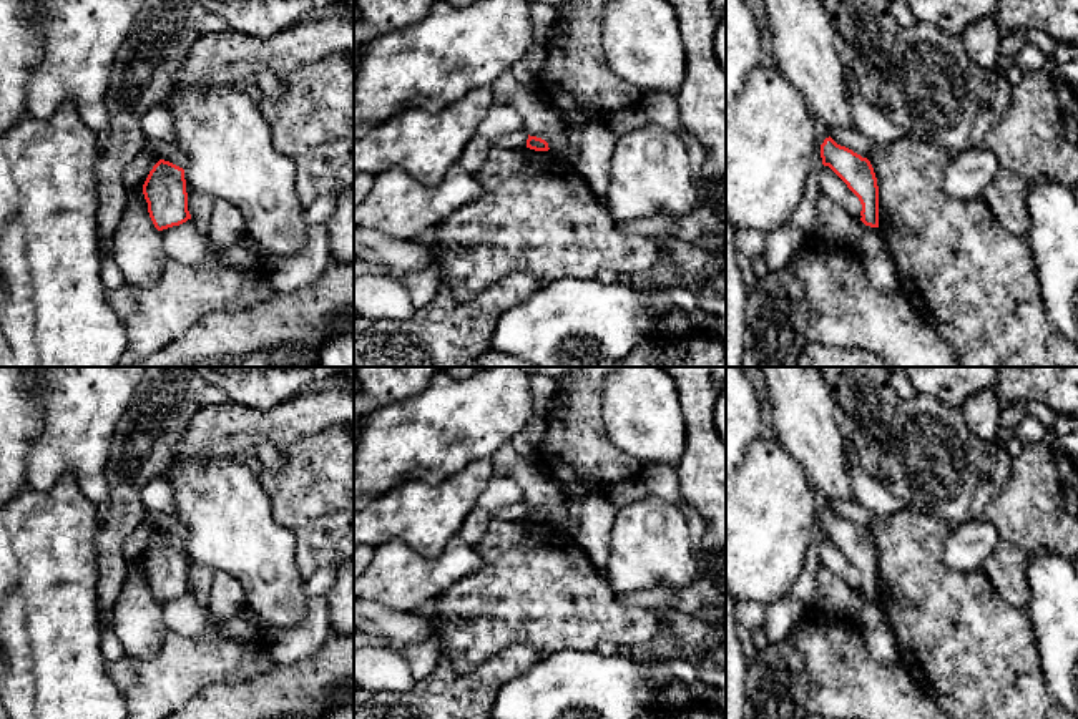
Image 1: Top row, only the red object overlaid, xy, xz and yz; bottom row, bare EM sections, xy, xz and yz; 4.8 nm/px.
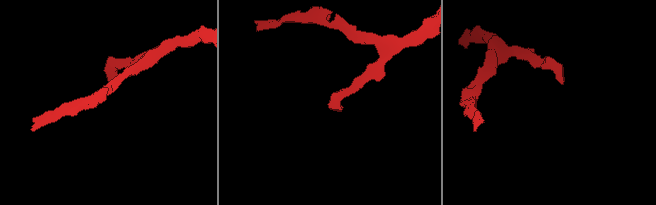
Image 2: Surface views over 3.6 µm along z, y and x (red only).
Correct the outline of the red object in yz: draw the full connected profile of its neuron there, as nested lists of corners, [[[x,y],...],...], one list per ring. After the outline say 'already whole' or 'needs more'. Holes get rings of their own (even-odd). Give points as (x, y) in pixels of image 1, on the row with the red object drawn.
[[[831,136],[821,144],[822,164],[829,166],[859,198],[860,221],[879,227],[879,186],[874,168],[867,158],[837,144]]]; already whole

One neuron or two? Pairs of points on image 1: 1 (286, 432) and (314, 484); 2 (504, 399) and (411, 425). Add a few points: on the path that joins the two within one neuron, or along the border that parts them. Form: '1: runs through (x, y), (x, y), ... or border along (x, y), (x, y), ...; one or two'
1: border along (329, 427), (306, 434), (283, 449); two
2: runs through (480, 414), (449, 425), (434, 425); one

